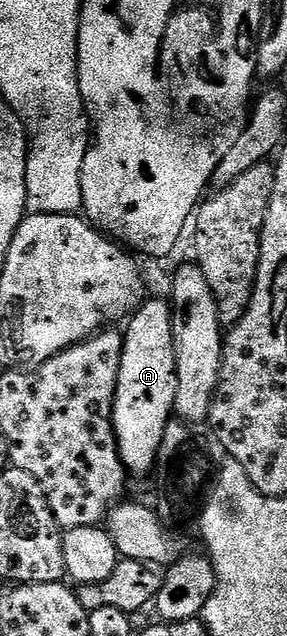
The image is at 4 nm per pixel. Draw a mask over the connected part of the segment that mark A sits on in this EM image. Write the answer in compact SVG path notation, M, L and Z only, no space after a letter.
M145 300L132 314L123 330L124 350L118 371L112 421L120 461L132 473L148 473L157 468L164 432L176 408L176 348L172 338L172 307L167 300Z

